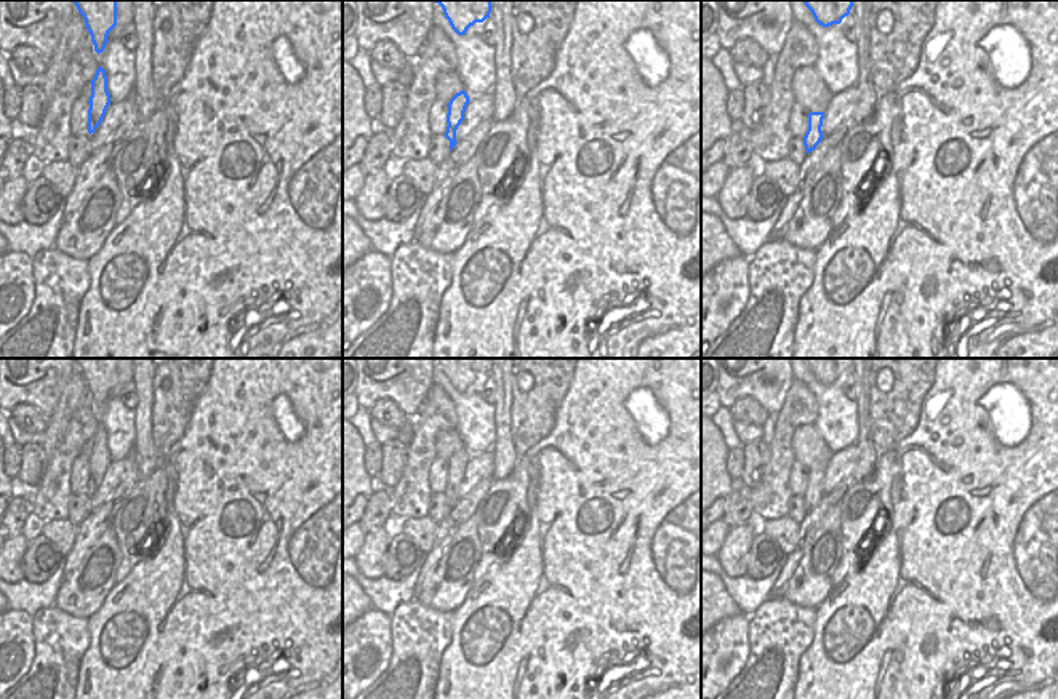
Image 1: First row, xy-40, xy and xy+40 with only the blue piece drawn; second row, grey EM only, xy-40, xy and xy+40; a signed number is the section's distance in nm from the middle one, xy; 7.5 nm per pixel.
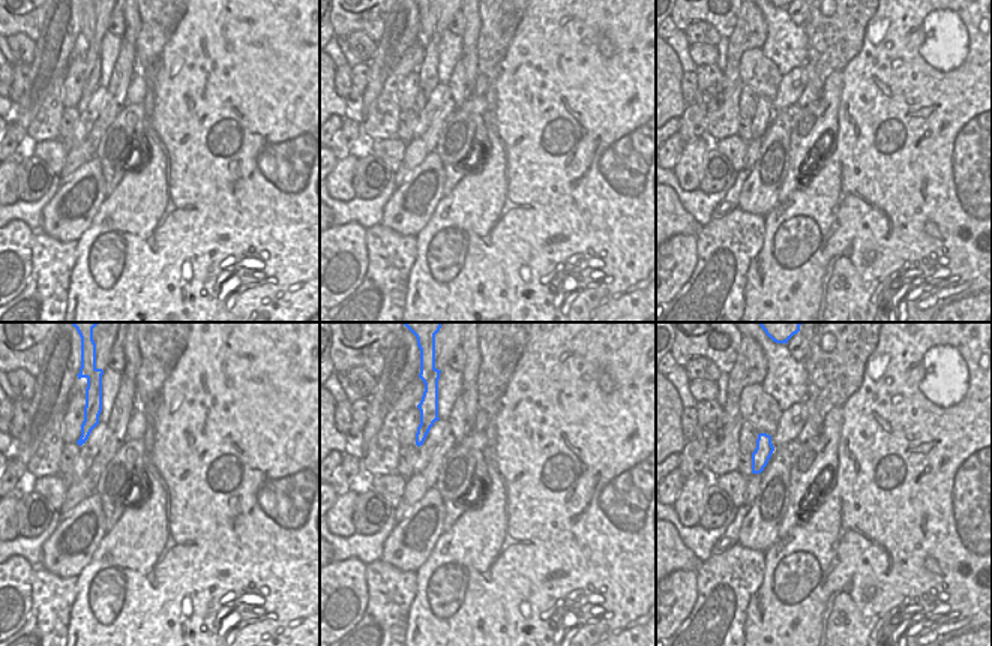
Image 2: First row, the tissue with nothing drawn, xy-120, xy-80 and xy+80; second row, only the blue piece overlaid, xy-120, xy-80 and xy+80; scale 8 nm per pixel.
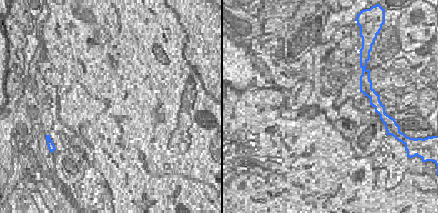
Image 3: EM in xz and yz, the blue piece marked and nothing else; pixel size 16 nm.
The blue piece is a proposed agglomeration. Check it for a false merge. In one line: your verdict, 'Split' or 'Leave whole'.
Split.

